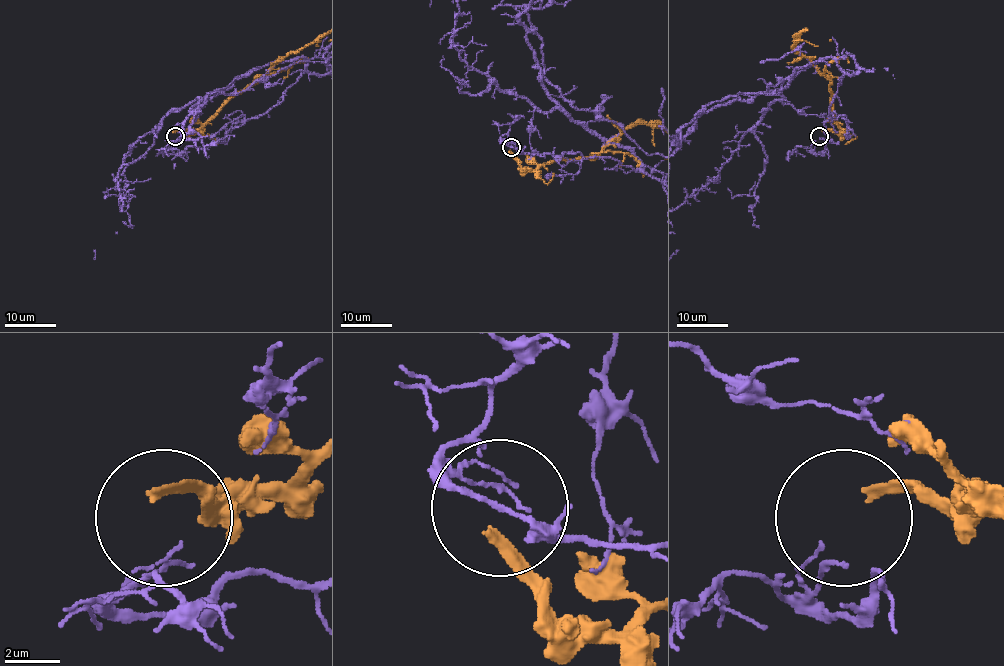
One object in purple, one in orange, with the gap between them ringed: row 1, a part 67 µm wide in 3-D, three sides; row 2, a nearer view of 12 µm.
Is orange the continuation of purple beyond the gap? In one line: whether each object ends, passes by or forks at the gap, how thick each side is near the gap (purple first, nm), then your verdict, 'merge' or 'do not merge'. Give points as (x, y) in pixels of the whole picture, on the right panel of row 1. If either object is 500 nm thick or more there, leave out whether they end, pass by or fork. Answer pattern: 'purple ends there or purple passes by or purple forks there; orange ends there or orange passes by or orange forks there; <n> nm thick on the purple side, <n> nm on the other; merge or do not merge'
purple ends there; orange ends there; 120 nm thick on the purple side, 320 nm on the other; do not merge

